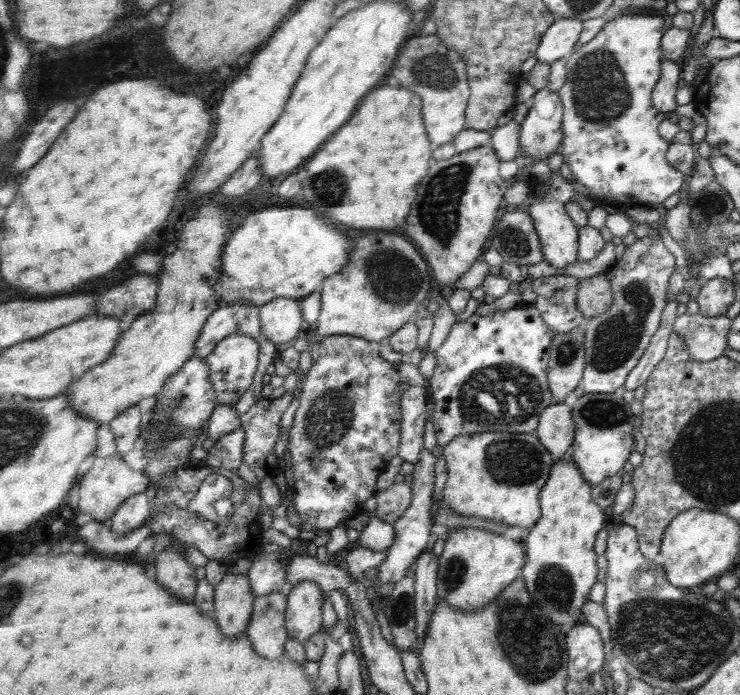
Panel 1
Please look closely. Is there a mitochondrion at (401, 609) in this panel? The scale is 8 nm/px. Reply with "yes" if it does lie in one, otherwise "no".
yes

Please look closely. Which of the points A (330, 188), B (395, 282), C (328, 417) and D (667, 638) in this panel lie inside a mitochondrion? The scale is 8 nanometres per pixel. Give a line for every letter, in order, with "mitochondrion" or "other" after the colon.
A: mitochondrion
B: mitochondrion
C: mitochondrion
D: mitochondrion

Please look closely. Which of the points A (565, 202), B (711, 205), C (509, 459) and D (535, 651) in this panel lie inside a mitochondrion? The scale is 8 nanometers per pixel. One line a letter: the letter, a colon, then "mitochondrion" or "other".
A: other
B: mitochondrion
C: mitochondrion
D: mitochondrion

